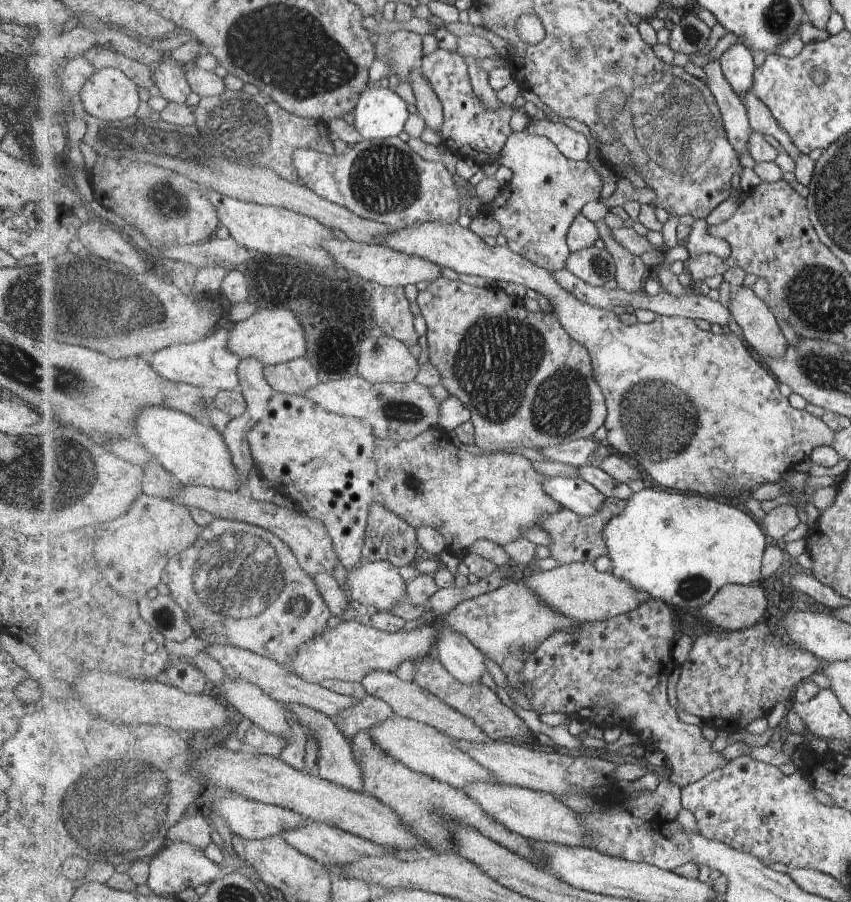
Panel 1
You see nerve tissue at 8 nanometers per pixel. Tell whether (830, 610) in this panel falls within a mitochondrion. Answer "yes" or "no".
no

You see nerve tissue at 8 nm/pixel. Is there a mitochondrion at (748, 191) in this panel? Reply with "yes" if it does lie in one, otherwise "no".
no

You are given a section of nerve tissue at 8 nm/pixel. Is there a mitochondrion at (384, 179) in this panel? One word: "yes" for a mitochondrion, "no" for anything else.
yes

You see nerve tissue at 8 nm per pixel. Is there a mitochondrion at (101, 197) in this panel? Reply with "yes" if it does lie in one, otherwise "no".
no

